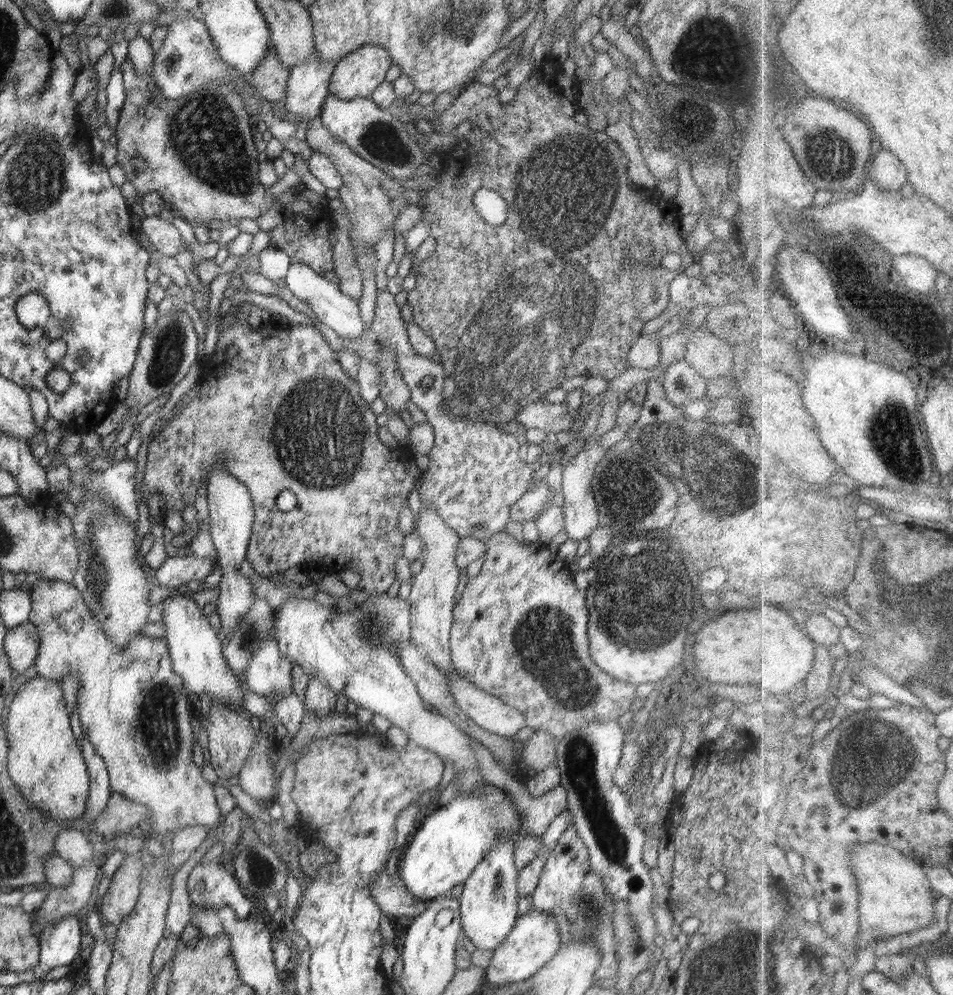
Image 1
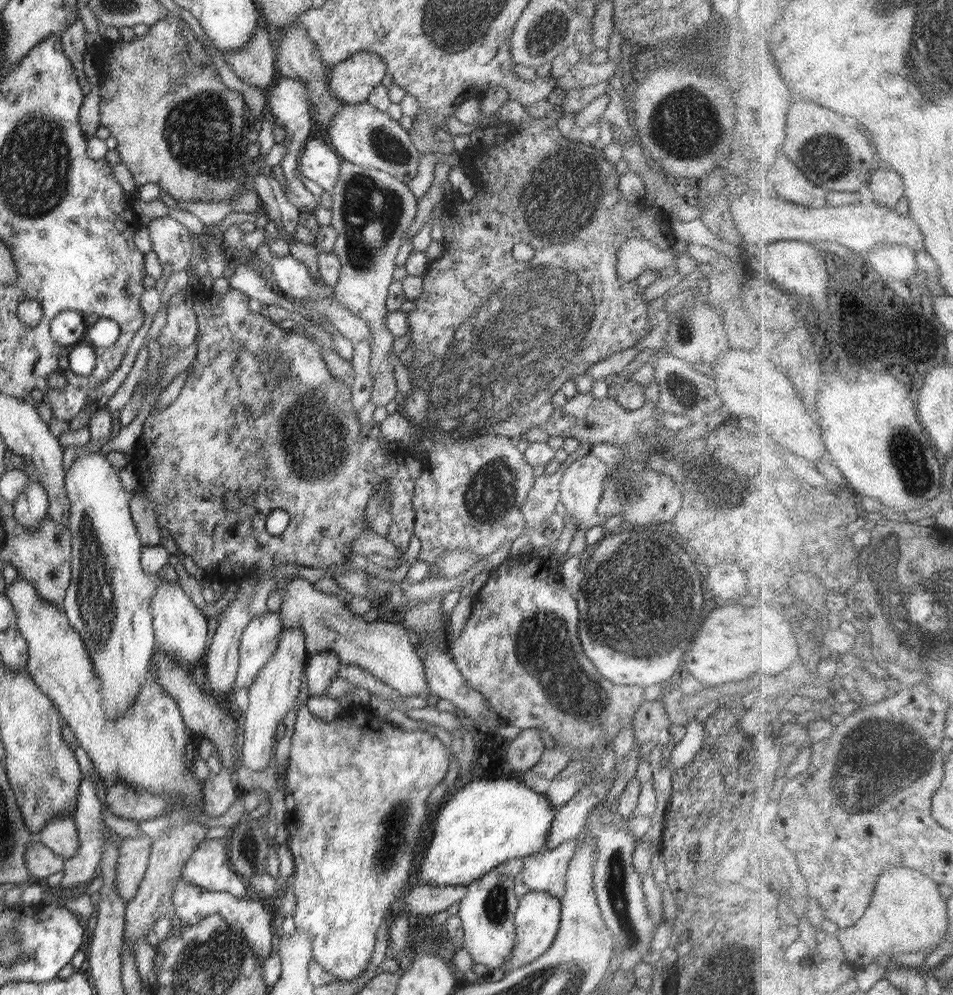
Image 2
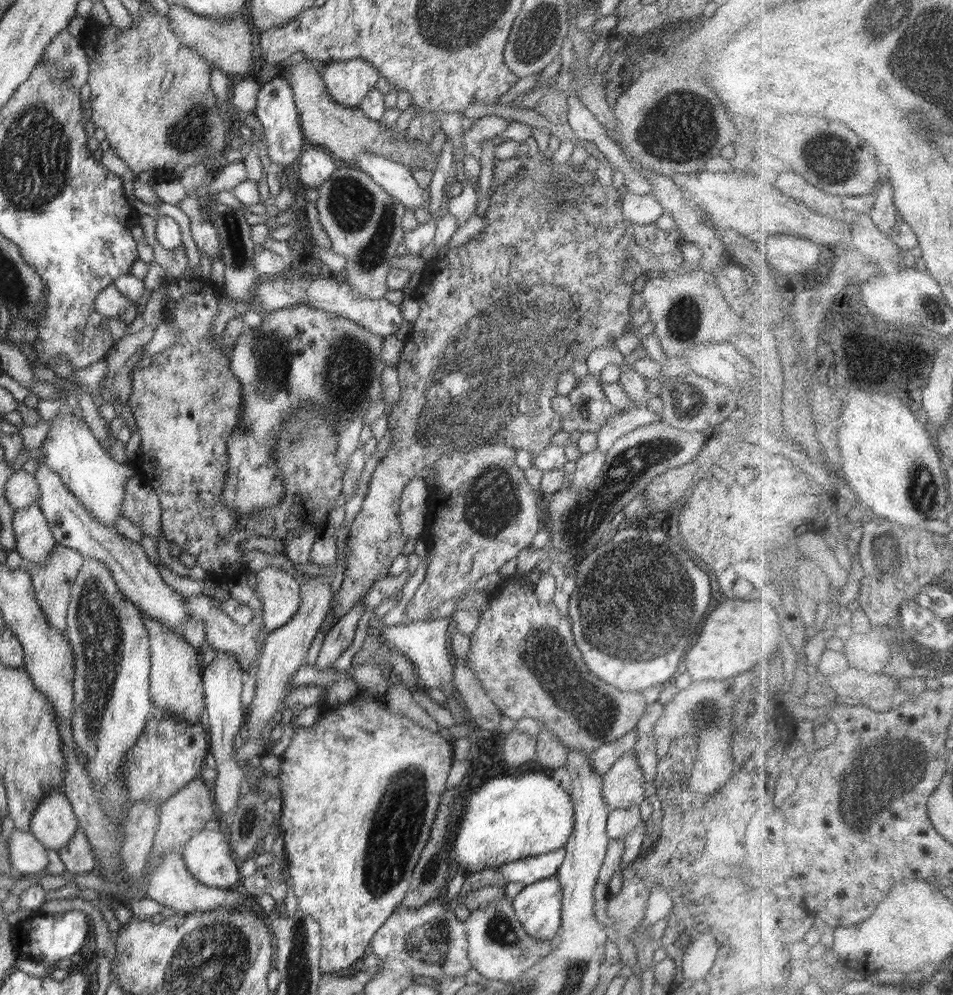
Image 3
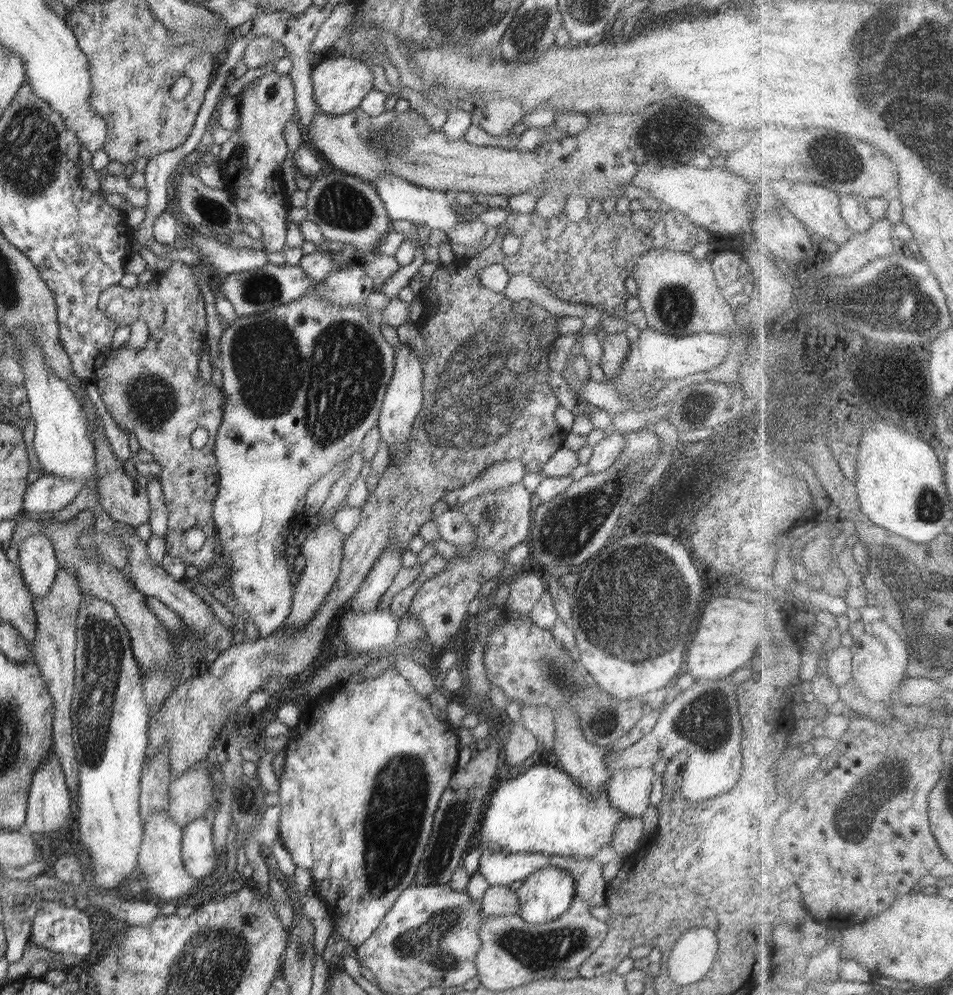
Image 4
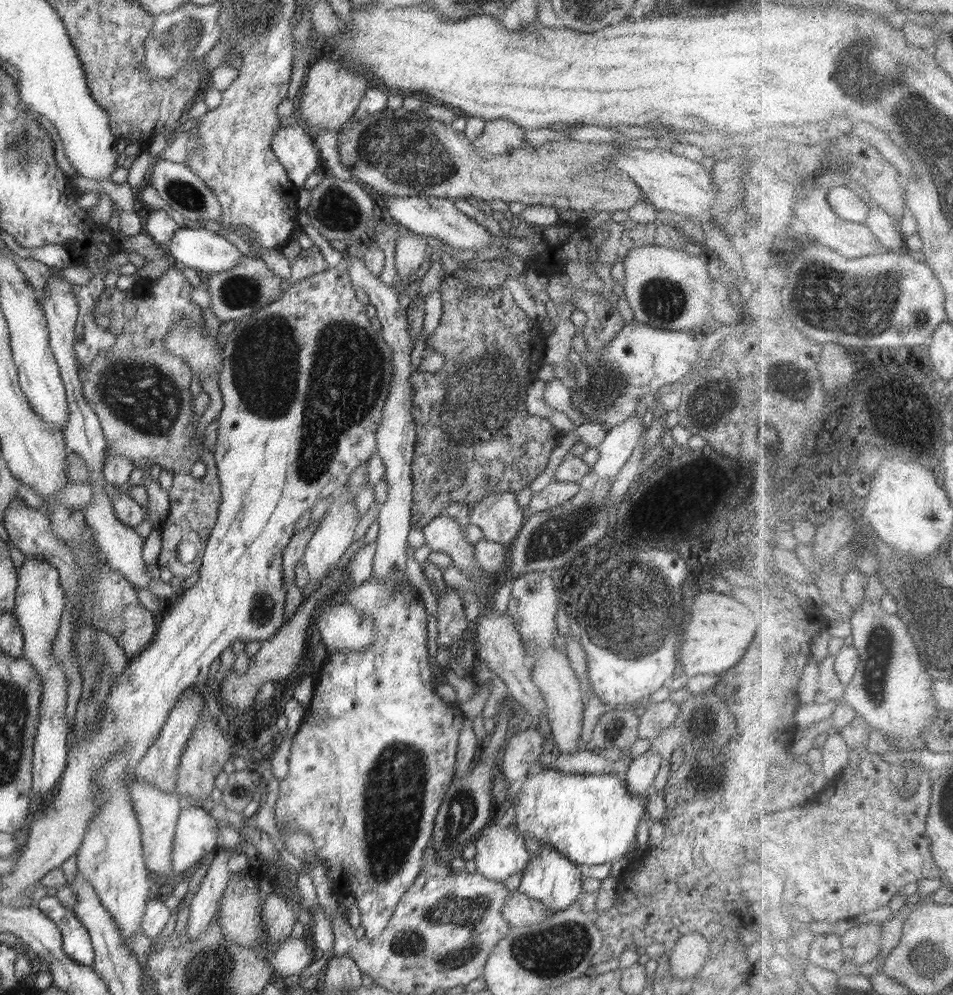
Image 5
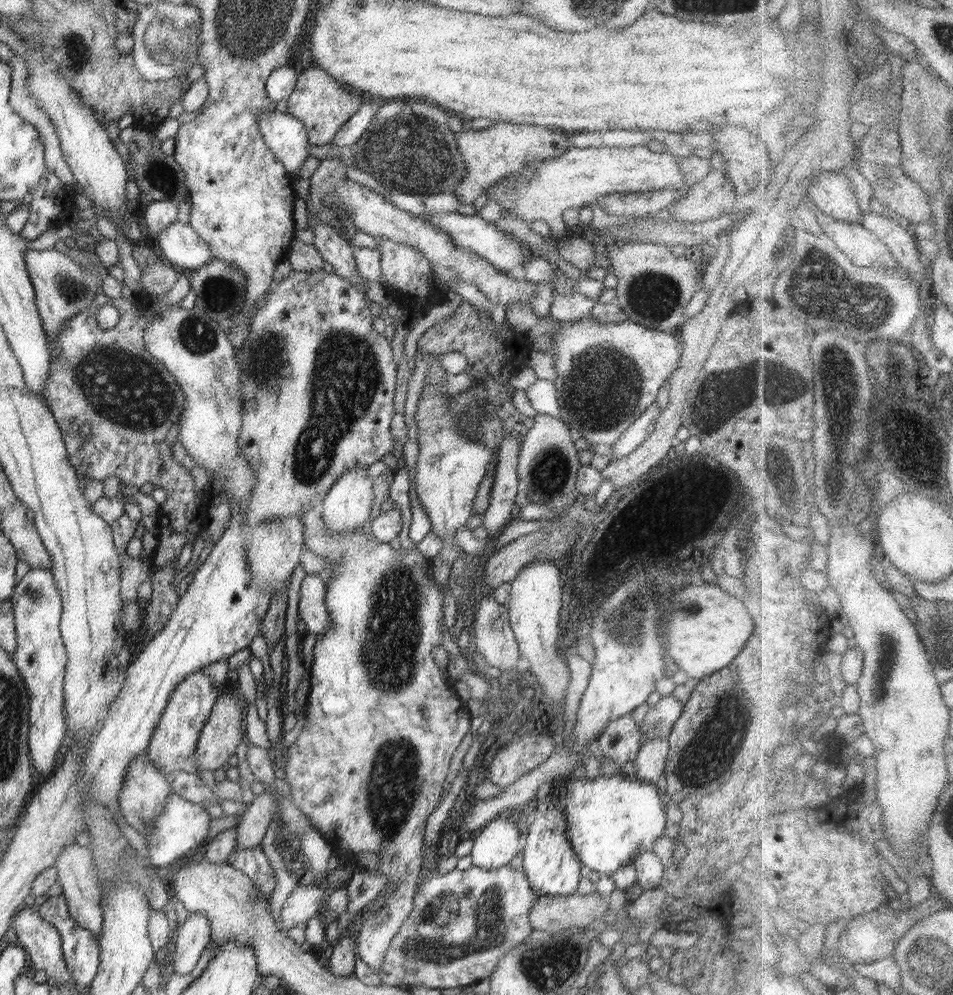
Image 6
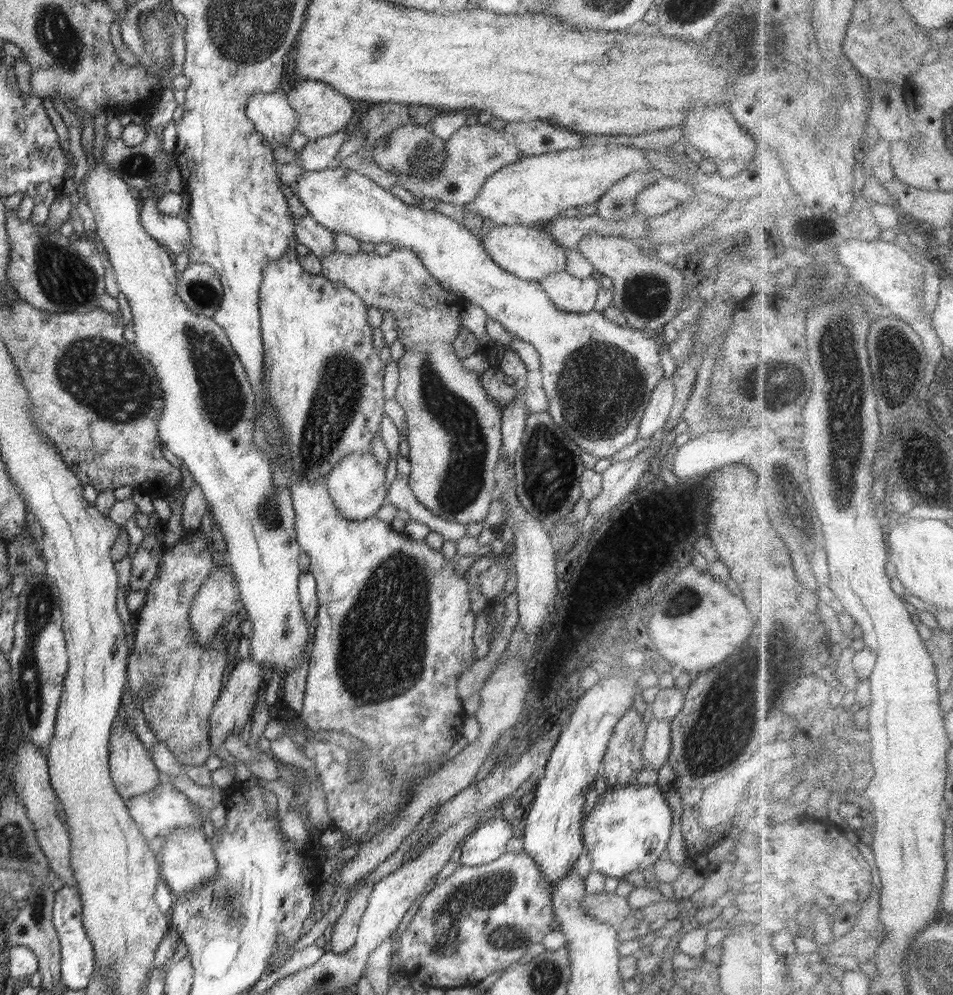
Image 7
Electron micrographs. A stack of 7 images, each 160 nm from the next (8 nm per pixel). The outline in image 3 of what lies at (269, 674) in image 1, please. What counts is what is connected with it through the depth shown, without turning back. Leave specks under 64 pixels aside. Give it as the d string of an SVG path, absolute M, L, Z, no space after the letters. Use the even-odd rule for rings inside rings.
M191 595L185 597L185 605L188 616L196 620L205 620L206 640L216 652L226 652L236 656L239 660L240 666L244 673L254 672L256 662L260 656L256 655L258 652L257 638L258 628L263 626L262 614L256 613L256 616L248 623L248 625L241 627L229 615L219 607L218 603L207 597L206 595Z

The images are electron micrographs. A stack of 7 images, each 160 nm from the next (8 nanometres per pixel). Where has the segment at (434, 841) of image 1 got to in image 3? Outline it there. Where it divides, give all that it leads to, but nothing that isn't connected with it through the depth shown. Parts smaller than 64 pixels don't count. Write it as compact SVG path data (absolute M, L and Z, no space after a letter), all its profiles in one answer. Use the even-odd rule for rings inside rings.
M528 772L524 775L496 776L488 778L466 798L464 812L458 816L460 825L452 841L453 873L465 871L468 874L497 868L508 862L527 857L536 857L564 849L574 829L574 809L570 794L554 778L544 772Z

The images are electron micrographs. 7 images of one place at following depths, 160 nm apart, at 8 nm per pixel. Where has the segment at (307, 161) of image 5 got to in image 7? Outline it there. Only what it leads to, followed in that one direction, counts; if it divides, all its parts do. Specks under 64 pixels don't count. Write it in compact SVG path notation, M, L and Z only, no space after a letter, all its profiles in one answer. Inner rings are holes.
M276 89L271 93L256 91L247 98L246 117L265 140L273 145L287 145L297 125L296 112L287 102L287 93Z

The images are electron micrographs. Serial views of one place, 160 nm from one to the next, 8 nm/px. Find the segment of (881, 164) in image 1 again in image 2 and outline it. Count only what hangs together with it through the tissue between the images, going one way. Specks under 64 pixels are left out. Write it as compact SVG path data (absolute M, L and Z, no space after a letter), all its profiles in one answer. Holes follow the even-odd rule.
M880 168L874 174L872 190L876 192L875 198L878 204L884 208L897 208L900 200L906 194L906 182L904 176L892 168Z

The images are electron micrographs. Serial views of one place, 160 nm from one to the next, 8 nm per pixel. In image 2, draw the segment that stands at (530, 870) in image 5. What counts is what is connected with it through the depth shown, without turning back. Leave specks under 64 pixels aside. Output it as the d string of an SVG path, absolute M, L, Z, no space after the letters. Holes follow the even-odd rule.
M530 891L519 899L515 912L516 942L505 964L506 970L514 970L530 964L542 956L554 942L560 928L561 902L550 893Z

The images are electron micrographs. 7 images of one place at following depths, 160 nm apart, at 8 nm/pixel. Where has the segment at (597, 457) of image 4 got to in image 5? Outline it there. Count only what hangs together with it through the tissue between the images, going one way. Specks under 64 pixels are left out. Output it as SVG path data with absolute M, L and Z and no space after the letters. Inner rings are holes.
M637 414L619 425L612 426L597 447L600 458L592 466L594 474L604 480L615 478L631 457L645 431L642 417Z

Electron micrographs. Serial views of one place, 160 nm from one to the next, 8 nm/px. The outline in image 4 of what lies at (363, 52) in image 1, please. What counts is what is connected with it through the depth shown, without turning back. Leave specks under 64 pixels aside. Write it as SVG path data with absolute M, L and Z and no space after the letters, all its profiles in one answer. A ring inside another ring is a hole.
M340 55L324 57L323 60L315 64L311 72L311 79L313 97L319 110L326 115L340 116L361 106L362 99L373 88L374 77L364 61Z

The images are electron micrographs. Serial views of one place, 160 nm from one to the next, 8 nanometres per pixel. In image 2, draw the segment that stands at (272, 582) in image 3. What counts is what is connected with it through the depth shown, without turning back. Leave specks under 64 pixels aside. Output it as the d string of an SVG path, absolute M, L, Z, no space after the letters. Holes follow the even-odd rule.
M306 578L288 579L279 590L283 596L279 612L282 626L304 631L308 654L332 651L341 658L343 664L359 666L370 672L404 698L422 695L436 700L426 682L418 645L406 627L394 620L383 621L376 616L366 618L352 613L336 595L318 592Z

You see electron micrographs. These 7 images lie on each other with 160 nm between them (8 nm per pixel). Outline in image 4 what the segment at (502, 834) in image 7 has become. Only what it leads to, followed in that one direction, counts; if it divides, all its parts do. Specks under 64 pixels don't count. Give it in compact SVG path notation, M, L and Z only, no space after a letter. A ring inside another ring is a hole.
M482 850L478 873L482 873L490 886L509 886L516 880L526 880L540 868L554 863L551 856L534 854L506 854L494 850Z

